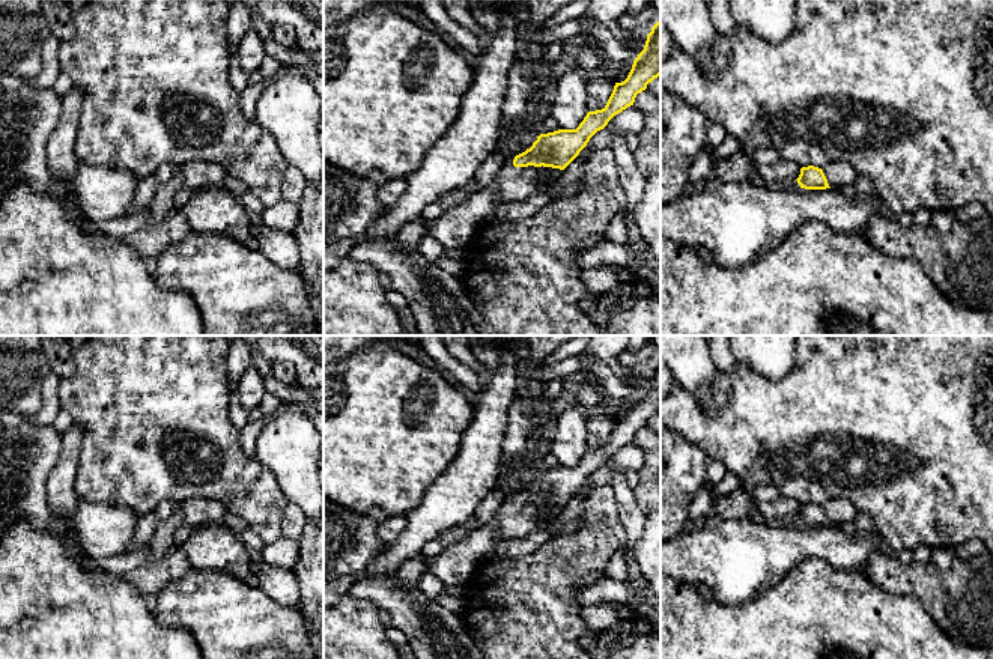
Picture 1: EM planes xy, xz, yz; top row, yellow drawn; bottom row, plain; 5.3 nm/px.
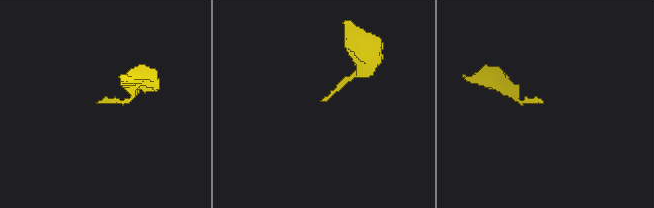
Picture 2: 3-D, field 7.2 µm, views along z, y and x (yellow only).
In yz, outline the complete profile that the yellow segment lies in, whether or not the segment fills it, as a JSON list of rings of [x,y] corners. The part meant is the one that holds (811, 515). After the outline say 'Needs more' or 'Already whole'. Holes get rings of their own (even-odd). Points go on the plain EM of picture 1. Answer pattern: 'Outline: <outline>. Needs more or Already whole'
Outline: [[[834,498],[823,506],[814,503],[802,504],[796,518],[805,527],[840,527],[846,522],[855,522],[858,513],[858,509],[849,500]]]. Needs more

